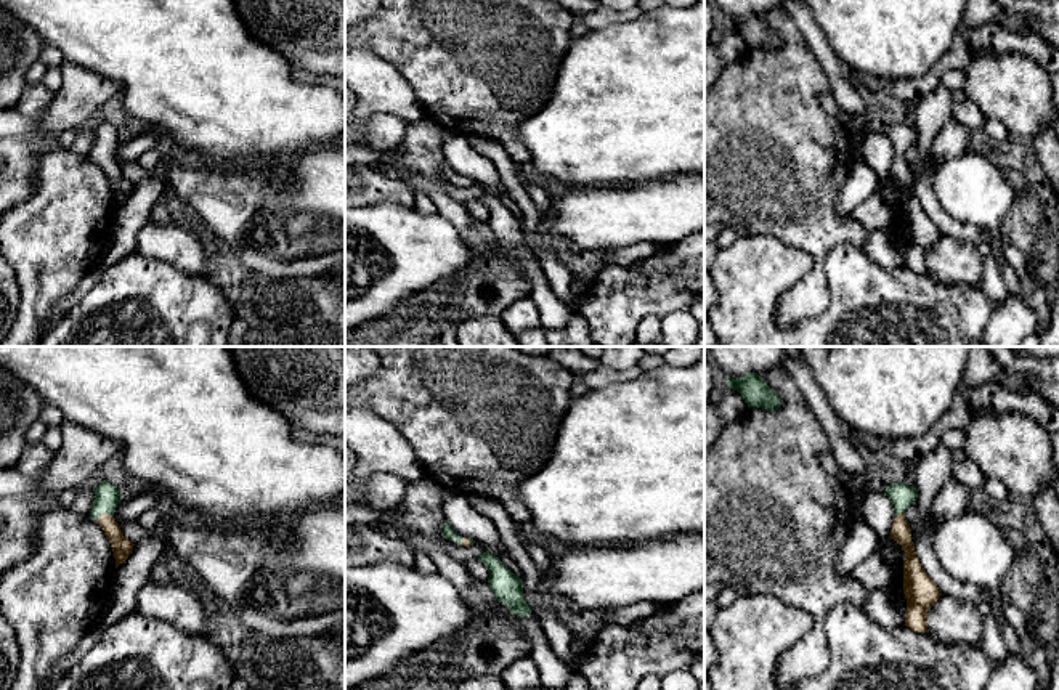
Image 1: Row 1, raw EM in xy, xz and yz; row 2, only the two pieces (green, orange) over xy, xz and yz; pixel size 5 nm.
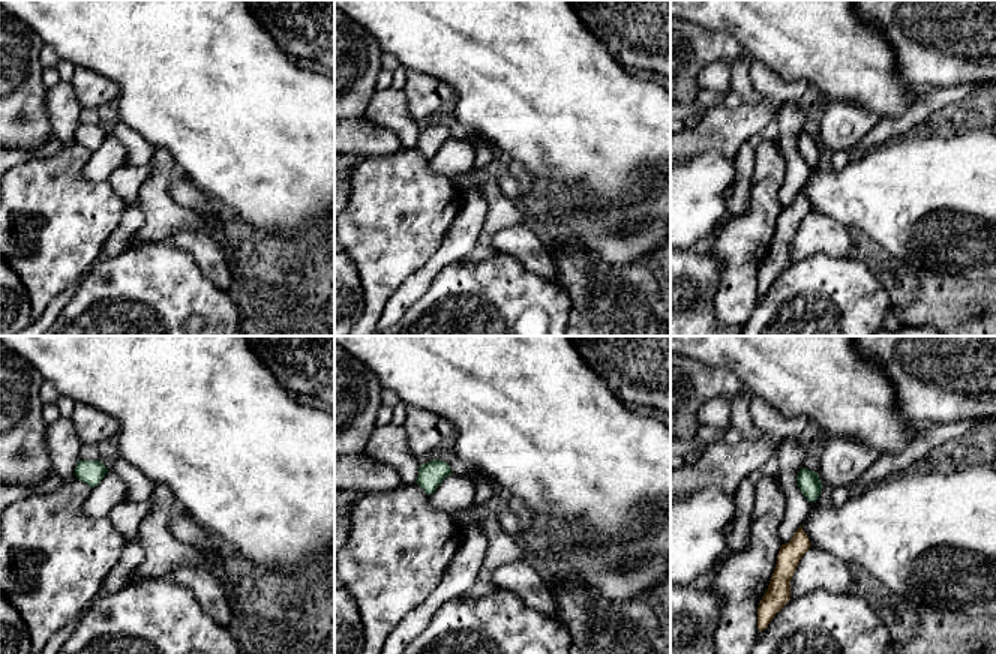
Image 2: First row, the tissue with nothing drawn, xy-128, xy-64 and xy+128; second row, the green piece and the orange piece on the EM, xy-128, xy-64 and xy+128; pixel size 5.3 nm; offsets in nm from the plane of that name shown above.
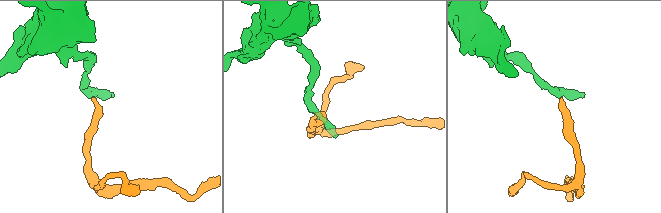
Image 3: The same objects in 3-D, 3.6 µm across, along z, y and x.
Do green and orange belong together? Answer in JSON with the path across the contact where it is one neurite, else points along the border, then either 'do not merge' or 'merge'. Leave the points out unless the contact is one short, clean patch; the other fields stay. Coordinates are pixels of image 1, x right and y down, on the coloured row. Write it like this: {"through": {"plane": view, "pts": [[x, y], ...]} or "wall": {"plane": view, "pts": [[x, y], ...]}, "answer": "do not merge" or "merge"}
{"through": {"plane": "xy", "pts": [[106, 496], [106, 512], [106, 522], [122, 547]]}, "answer": "merge"}

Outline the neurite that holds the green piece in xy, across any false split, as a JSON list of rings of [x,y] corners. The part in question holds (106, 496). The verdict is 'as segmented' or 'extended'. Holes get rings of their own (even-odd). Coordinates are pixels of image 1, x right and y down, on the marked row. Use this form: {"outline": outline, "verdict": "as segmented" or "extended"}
{"outline": [[[103,480],[98,486],[95,486],[93,491],[95,491],[95,502],[91,507],[90,518],[96,518],[101,530],[108,536],[117,568],[128,558],[135,546],[124,536],[119,523],[114,518],[116,507],[122,499],[120,491],[117,486],[111,485],[106,480]]], "verdict": "extended"}

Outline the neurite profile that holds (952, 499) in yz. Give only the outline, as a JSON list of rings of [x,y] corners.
[[[950,477],[943,486],[937,491],[931,513],[927,518],[929,526],[935,531],[935,528],[950,517],[958,517],[969,510],[969,496],[972,489],[958,483],[953,477]]]

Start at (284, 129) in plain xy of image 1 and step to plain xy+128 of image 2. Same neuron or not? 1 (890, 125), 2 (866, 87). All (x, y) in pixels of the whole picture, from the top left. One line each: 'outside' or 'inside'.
1: outside
2: inside

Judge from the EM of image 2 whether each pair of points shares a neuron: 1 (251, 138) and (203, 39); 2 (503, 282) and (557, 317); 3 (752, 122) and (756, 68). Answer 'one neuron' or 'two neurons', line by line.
1: one neuron
2: one neuron
3: one neuron

